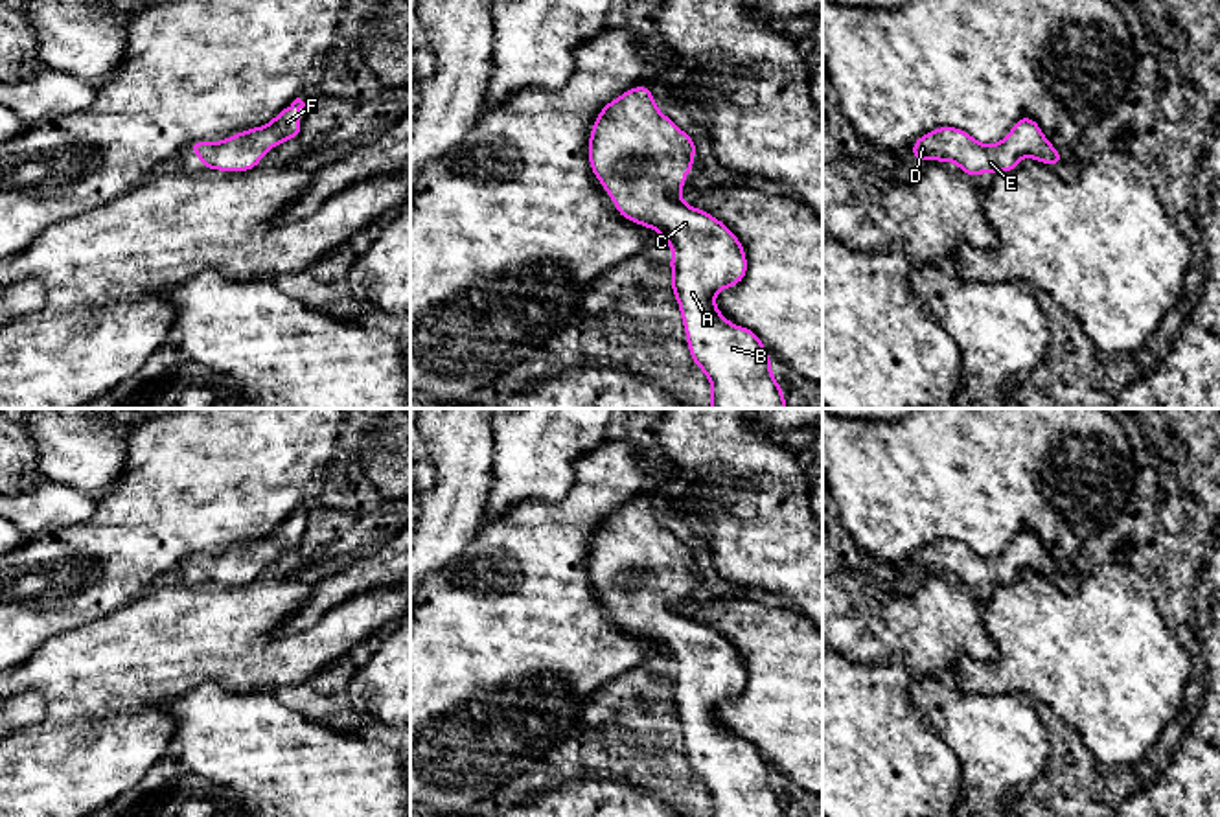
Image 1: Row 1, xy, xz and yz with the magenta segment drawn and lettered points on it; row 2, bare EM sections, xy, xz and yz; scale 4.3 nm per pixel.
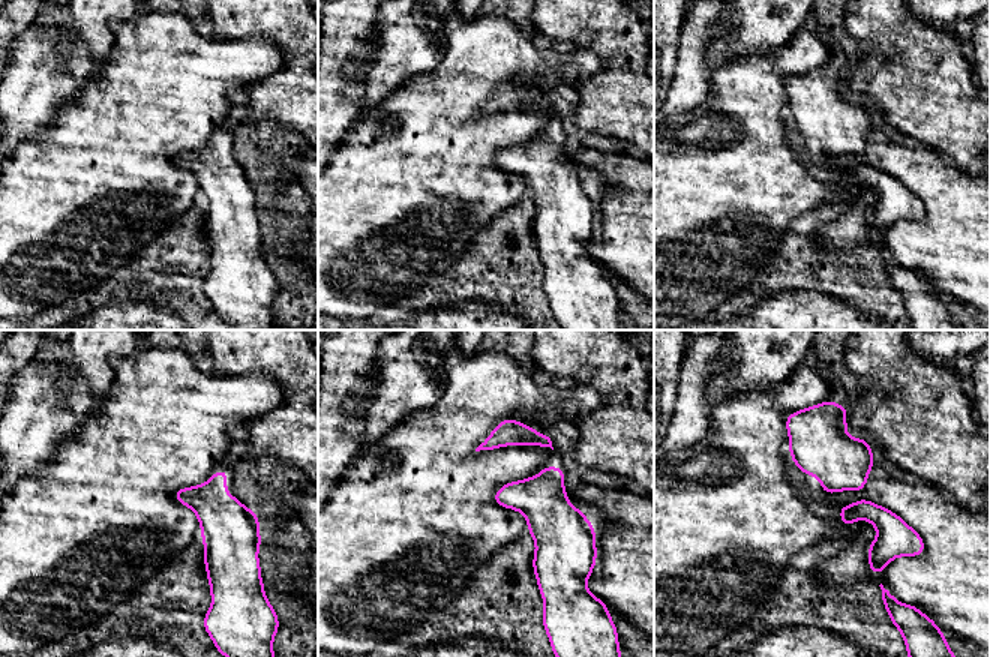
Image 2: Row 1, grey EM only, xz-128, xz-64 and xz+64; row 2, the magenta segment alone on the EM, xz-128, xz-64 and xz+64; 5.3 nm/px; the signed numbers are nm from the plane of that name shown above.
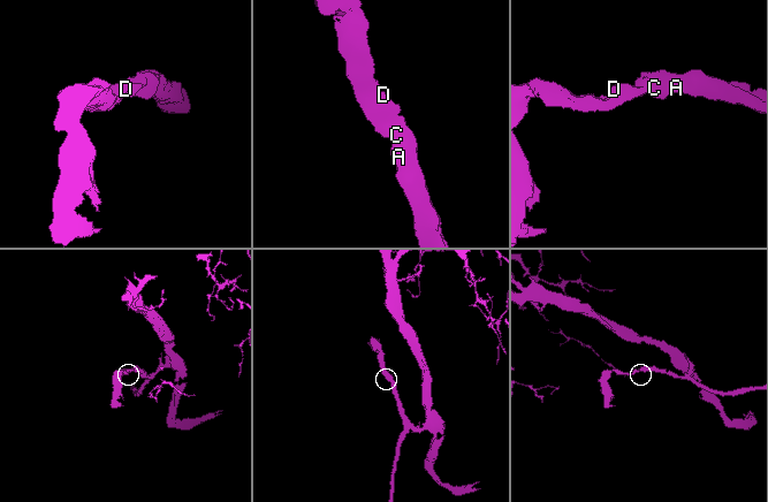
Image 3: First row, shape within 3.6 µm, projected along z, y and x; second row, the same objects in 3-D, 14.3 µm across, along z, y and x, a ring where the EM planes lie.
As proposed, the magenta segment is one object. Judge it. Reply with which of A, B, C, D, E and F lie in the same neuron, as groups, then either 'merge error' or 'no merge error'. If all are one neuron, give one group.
A B C D E F; no merge error

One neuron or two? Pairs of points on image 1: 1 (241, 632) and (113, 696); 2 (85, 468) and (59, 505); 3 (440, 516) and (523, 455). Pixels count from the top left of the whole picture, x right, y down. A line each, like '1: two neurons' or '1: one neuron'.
1: one neuron
2: two neurons
3: two neurons

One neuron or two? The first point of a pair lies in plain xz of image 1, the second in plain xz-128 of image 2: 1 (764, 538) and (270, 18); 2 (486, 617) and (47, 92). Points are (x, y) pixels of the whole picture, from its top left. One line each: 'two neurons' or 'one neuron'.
1: one neuron
2: two neurons

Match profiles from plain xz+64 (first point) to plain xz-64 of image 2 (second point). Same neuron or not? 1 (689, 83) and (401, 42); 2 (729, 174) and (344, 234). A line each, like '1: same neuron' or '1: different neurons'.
1: different neurons
2: same neuron

